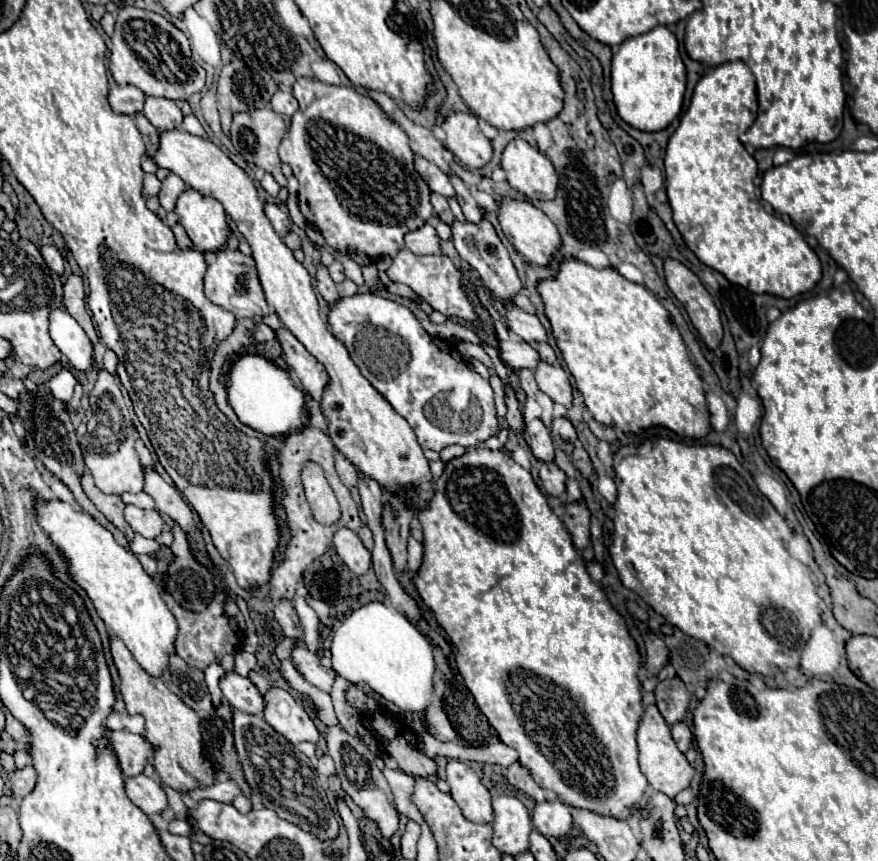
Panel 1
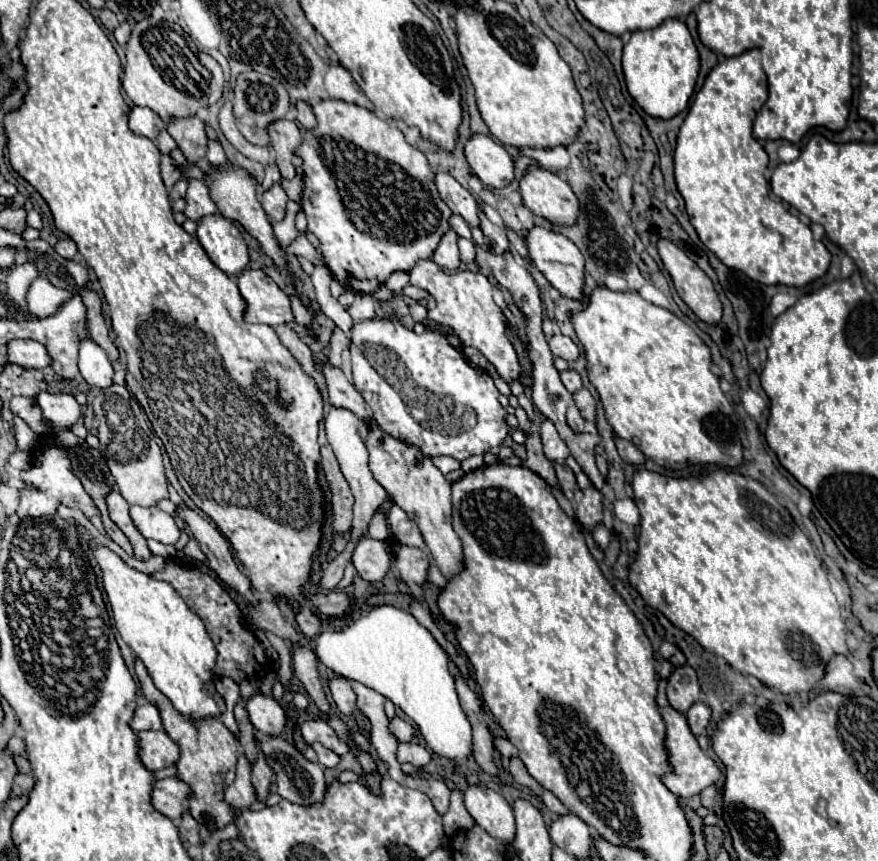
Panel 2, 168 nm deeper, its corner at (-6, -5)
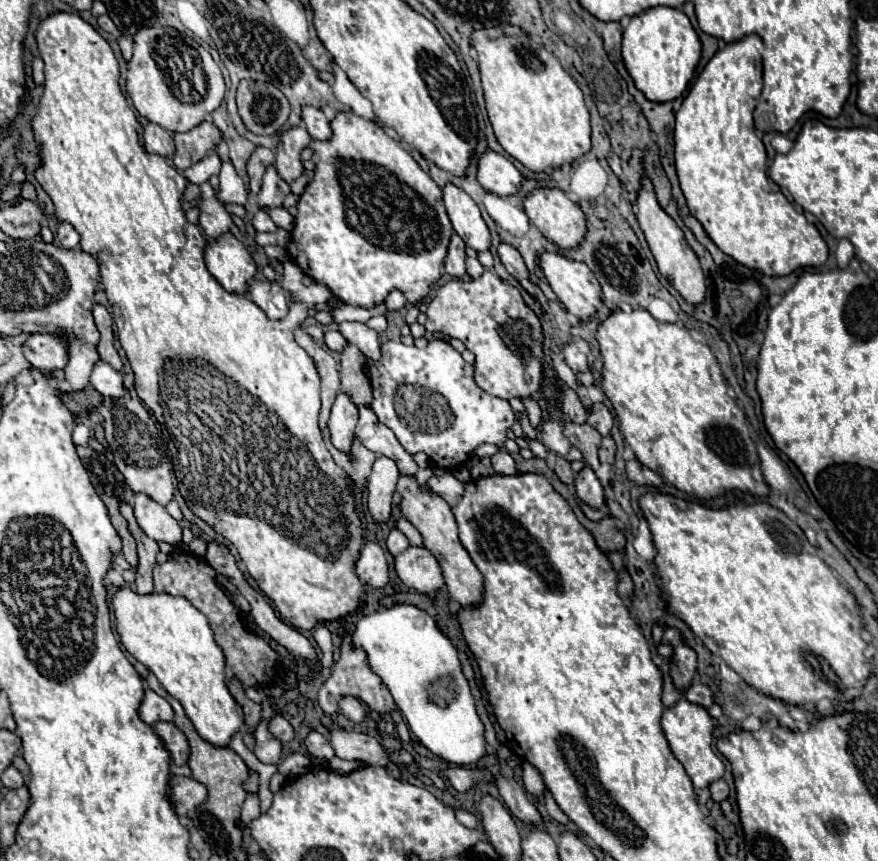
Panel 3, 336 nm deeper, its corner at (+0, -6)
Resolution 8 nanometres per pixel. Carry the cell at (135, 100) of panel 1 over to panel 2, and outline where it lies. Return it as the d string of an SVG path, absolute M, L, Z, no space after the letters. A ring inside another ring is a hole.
M133 106L129 110L129 128L135 134L147 136L147 138L157 138L159 132L165 128L163 120L147 106Z

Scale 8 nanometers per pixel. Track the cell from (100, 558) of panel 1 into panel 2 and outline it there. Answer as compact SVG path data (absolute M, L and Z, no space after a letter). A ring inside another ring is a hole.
M95 538L89 542L89 548L101 568L103 588L113 610L115 628L135 656L145 664L155 686L187 718L219 716L225 704L213 688L211 674L217 652L199 616L187 608L171 584L129 568L113 550L99 544Z

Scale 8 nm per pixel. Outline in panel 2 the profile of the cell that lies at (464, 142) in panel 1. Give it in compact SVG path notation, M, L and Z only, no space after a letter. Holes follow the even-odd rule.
M471 134L463 146L475 176L489 188L503 188L513 180L513 160L503 144L485 134Z

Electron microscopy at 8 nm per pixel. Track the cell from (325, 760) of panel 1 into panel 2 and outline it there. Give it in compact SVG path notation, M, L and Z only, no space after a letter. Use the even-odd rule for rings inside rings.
M313 744L313 750L317 752L317 756L319 756L319 764L321 764L323 768L335 768L335 766L339 764L339 760L341 760L337 754L333 754L331 750L323 748L321 744Z

